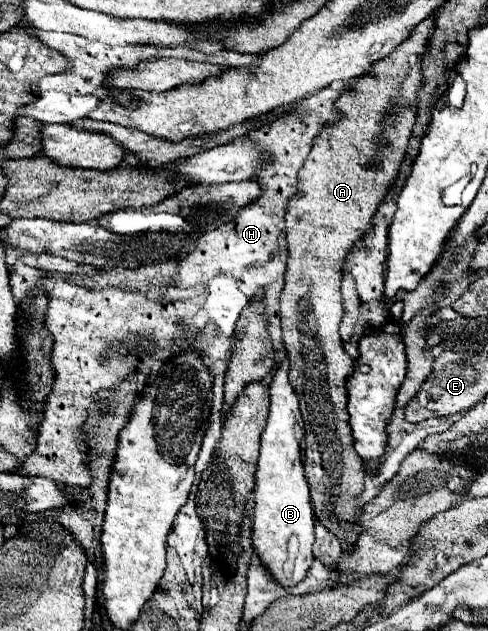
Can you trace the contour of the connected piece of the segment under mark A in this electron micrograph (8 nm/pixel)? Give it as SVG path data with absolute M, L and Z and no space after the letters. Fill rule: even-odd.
M431 18L423 20L407 42L399 44L391 56L371 66L367 76L361 76L351 92L343 94L335 106L341 112L341 120L327 126L315 140L311 154L307 156L303 168L299 170L297 194L287 204L285 230L289 244L287 276L281 294L281 328L283 344L289 358L289 382L299 398L299 410L305 422L305 478L311 490L311 504L317 520L339 538L341 546L347 550L357 542L363 528L357 524L361 508L357 506L363 494L363 462L355 456L353 436L347 412L347 378L355 370L355 362L343 350L339 336L339 322L343 318L343 298L341 298L341 276L347 254L355 242L365 234L365 228L375 218L379 200L383 200L391 180L399 172L399 160L403 160L407 142L411 138L411 104L415 104L415 92L419 90L421 68L419 56L423 56L423 44L427 42L427 32L431 32Z

